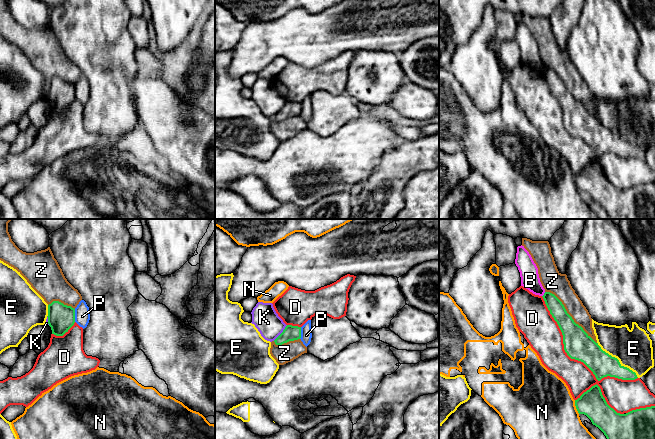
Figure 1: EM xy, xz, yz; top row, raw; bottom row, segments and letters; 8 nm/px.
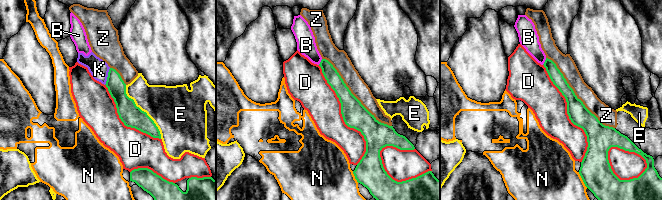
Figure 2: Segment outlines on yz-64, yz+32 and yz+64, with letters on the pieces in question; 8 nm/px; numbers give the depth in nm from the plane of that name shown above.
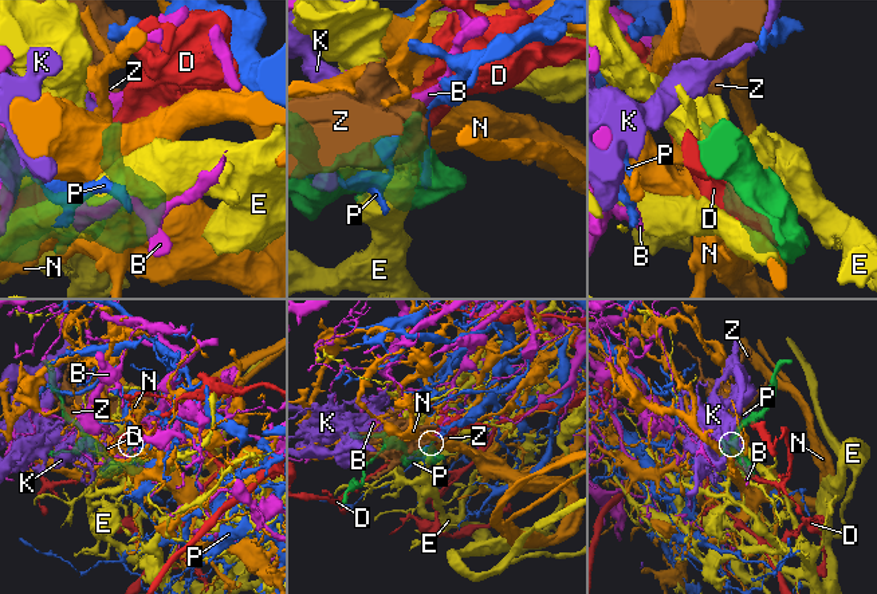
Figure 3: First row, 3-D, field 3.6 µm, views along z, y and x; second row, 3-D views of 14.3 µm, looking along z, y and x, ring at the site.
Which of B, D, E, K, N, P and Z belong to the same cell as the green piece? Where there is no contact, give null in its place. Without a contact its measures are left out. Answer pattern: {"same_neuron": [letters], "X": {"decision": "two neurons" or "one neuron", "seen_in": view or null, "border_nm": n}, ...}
{"same_neuron": [], "B": {"decision": "two neurons", "seen_in": "yz", "border_nm": 50}, "D": {"decision": "two neurons", "seen_in": "yz", "border_nm": 1000}, "E": {"decision": "two neurons", "seen_in": "yz", "border_nm": 440}, "K": {"decision": "two neurons", "seen_in": "xz", "border_nm": 170}, "N": {"decision": "two neurons", "seen_in": "yz", "border_nm": 120}, "P": {"decision": "two neurons", "seen_in": "xy", "border_nm": 100}, "Z": {"decision": "two neurons", "seen_in": "yz", "border_nm": 600}}

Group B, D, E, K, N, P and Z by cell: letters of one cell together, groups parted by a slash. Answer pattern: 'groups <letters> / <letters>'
groups B / D / E / K / N / P / Z

